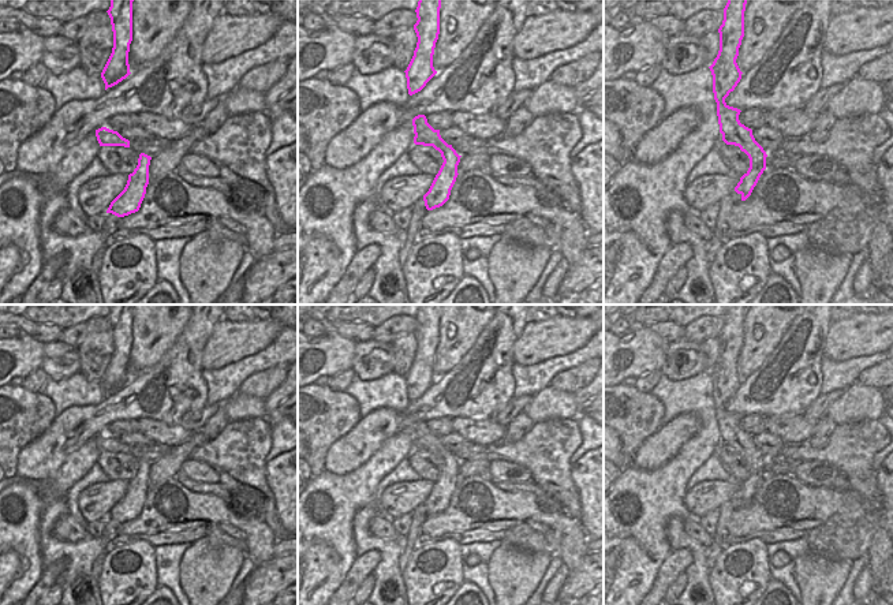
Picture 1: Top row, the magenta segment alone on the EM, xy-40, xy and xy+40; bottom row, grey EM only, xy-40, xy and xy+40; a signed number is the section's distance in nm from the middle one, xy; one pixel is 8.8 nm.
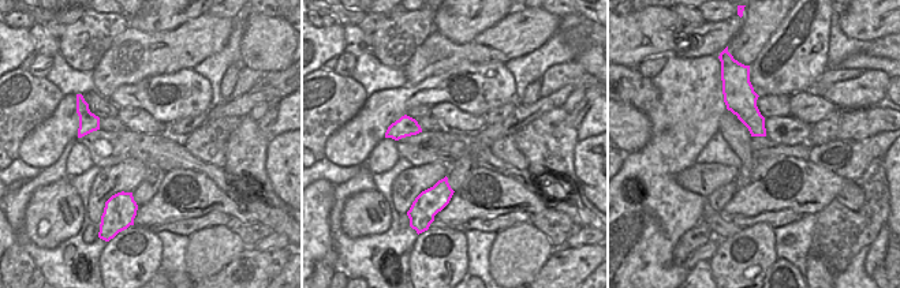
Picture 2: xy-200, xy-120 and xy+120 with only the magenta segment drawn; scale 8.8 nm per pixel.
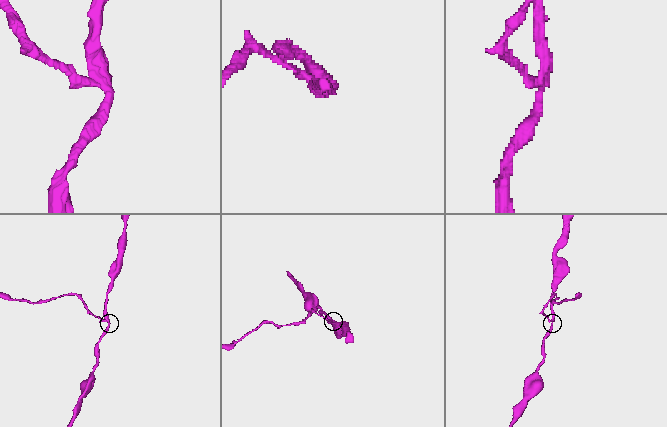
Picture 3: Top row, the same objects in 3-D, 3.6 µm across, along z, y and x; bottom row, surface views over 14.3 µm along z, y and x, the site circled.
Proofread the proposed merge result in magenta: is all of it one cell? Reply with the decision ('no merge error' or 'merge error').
merge error

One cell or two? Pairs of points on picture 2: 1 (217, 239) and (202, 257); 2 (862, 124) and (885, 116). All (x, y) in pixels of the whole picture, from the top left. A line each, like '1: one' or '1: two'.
1: one
2: one

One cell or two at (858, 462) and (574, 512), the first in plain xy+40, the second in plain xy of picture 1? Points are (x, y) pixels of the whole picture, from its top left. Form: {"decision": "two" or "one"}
{"decision": "one"}

